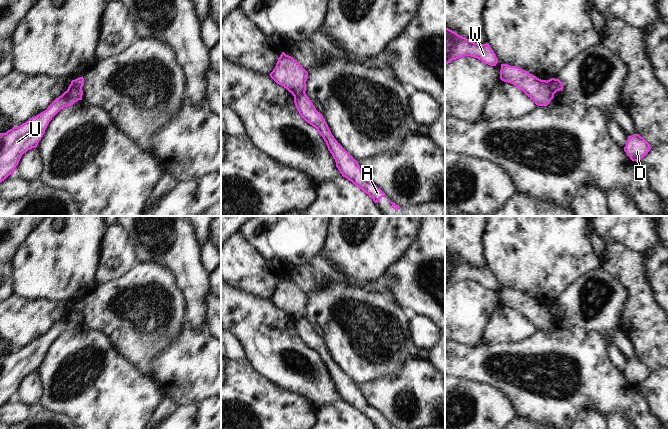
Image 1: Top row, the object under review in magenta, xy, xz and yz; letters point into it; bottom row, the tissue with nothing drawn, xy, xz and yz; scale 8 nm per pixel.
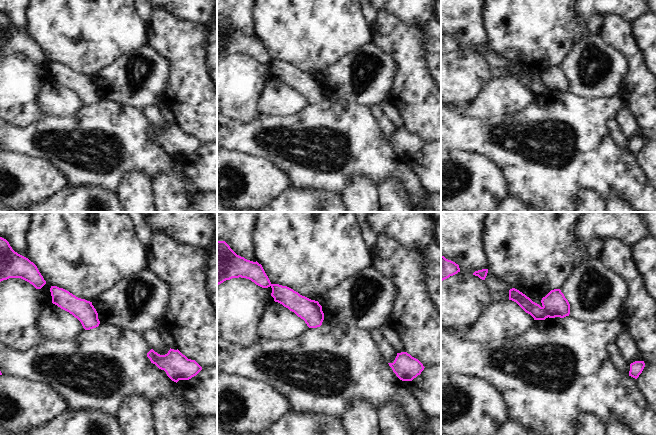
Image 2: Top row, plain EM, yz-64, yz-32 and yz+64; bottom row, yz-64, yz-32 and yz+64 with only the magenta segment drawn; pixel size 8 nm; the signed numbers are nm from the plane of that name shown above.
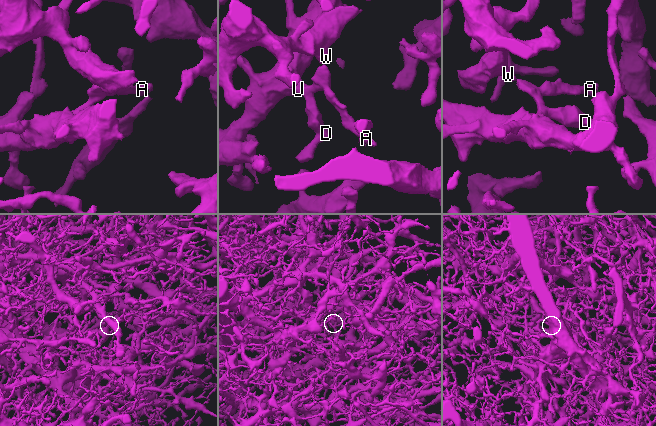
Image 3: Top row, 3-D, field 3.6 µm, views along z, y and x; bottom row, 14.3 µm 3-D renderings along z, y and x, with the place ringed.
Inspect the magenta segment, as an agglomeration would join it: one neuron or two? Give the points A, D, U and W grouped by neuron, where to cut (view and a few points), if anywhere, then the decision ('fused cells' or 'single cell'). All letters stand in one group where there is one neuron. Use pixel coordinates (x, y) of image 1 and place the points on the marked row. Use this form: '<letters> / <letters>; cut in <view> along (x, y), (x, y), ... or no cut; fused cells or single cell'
A / D U W; cut in yz along (545, 81), (553, 94); fused cells

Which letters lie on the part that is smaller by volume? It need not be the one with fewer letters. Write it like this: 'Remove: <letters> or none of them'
Remove: A

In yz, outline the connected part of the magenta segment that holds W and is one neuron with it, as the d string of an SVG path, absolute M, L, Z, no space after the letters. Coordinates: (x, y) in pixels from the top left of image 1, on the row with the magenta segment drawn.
M445 28L445 66L452 60L465 56L477 58L490 66L496 66L498 63L498 59L489 43L475 43Z

